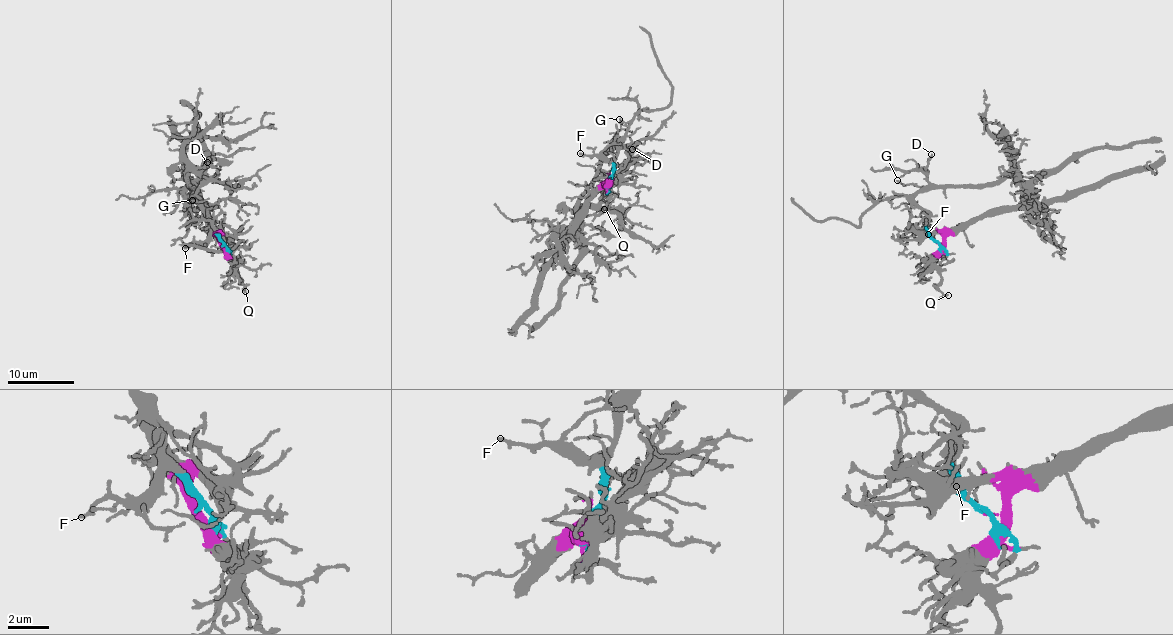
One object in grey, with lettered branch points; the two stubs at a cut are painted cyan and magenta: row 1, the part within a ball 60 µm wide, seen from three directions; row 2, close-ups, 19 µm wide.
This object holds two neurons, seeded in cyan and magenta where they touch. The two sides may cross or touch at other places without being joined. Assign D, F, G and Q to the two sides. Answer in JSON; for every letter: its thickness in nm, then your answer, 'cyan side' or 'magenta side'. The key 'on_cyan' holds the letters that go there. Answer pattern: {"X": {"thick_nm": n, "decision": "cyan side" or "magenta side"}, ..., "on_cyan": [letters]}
{"D": {"thick_nm": 170, "decision": "cyan side"}, "F": {"thick_nm": 170, "decision": "cyan side"}, "G": {"thick_nm": 150, "decision": "cyan side"}, "Q": {"thick_nm": 170, "decision": "magenta side"}, "on_cyan": ["D", "F", "G"]}

